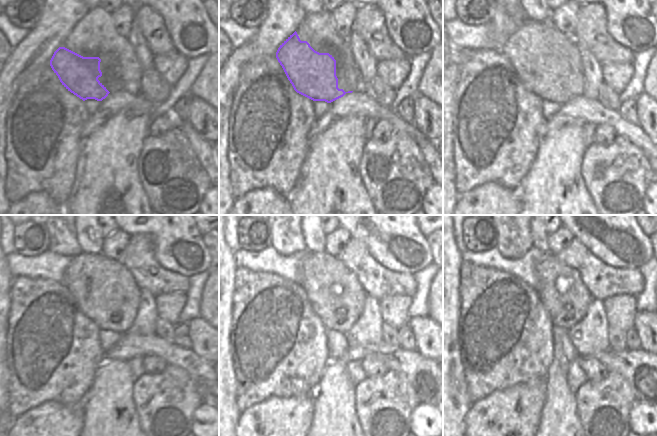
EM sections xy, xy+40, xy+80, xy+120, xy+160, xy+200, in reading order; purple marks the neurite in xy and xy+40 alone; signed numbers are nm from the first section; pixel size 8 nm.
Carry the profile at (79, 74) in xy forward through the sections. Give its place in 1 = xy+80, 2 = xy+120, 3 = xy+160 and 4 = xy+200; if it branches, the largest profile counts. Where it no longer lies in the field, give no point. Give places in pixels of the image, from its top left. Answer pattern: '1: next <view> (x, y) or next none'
1: next xy+80 (548, 63)
2: next xy+120 (105, 291)
3: next xy+160 (337, 297)
4: next xy+200 (560, 288)

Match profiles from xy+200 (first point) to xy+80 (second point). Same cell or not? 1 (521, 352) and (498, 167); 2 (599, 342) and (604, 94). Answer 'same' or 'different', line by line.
1: same
2: different

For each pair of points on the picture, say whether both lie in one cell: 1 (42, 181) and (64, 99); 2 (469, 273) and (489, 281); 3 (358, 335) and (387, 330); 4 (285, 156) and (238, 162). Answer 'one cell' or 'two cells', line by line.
1: one cell
2: one cell
3: two cells
4: one cell

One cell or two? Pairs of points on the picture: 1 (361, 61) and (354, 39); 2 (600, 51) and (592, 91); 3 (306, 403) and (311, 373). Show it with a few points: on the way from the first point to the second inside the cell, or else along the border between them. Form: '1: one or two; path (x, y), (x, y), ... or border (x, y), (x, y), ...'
1: one; path (361, 56), (357, 44)
2: two; border (579, 46), (584, 46), (601, 63)
3: two; border (313, 392), (287, 396), (285, 398)

